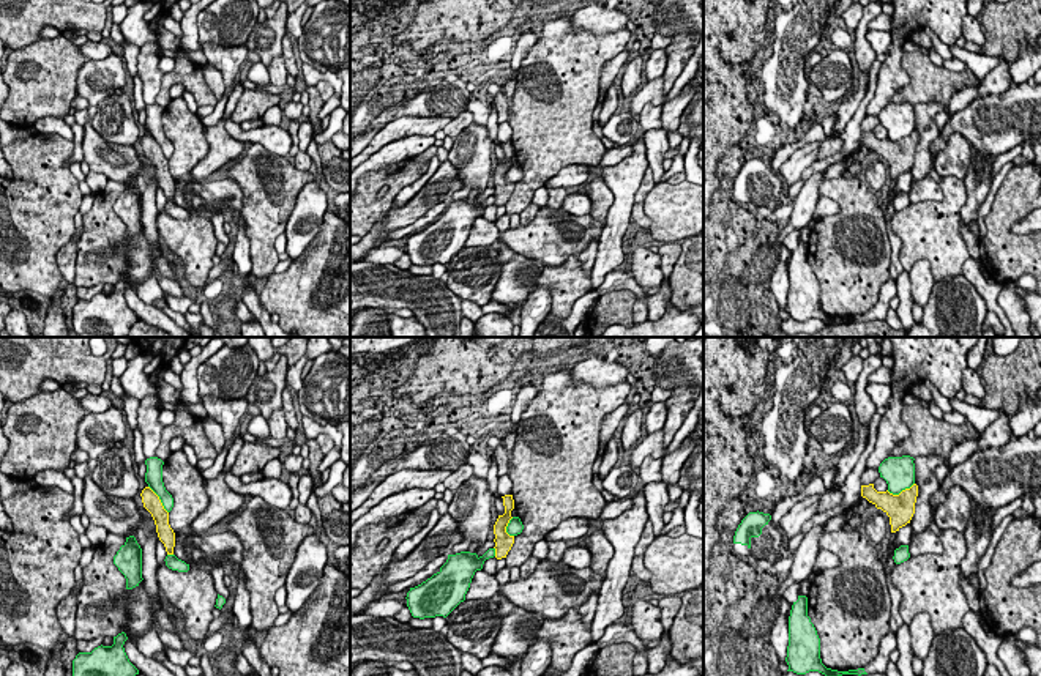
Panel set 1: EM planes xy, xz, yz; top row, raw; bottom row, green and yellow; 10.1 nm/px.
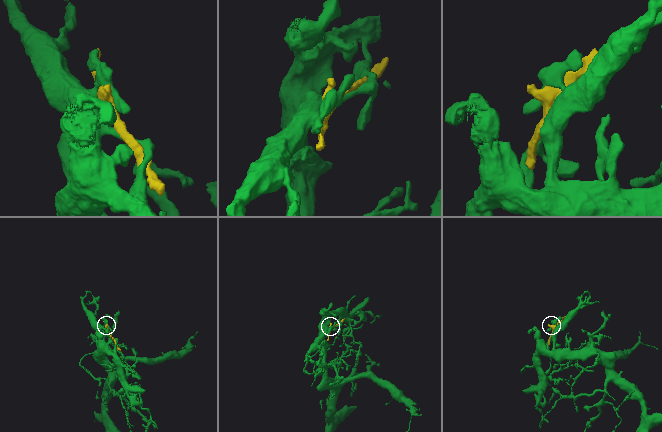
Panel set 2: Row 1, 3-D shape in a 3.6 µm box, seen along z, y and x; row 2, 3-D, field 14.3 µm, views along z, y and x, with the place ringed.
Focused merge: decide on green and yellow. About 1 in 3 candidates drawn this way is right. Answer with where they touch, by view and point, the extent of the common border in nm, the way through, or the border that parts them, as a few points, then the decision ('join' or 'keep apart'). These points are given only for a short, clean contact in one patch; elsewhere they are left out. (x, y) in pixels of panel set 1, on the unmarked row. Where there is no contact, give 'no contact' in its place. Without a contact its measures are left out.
yz (899, 139) | 300 nm | keep apart

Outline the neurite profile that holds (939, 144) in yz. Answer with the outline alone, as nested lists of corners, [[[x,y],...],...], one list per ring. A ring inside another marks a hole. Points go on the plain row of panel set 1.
[[[1032,80],[1009,87],[1002,95],[976,98],[957,110],[929,145],[929,154],[946,148],[953,132],[987,156],[998,156],[1025,140],[1041,137],[1041,84]]]

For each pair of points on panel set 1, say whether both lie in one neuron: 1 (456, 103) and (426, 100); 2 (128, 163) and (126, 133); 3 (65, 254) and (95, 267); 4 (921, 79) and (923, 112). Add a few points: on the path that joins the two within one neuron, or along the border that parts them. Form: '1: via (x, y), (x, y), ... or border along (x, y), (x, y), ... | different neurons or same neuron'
1: via (448, 101), (434, 101) | same neuron
2: border along (95, 130), (109, 142), (131, 147) | different neurons
3: border along (74, 237), (76, 267) | different neurons
4: border along (914, 104), (937, 101), (947, 106) | different neurons

